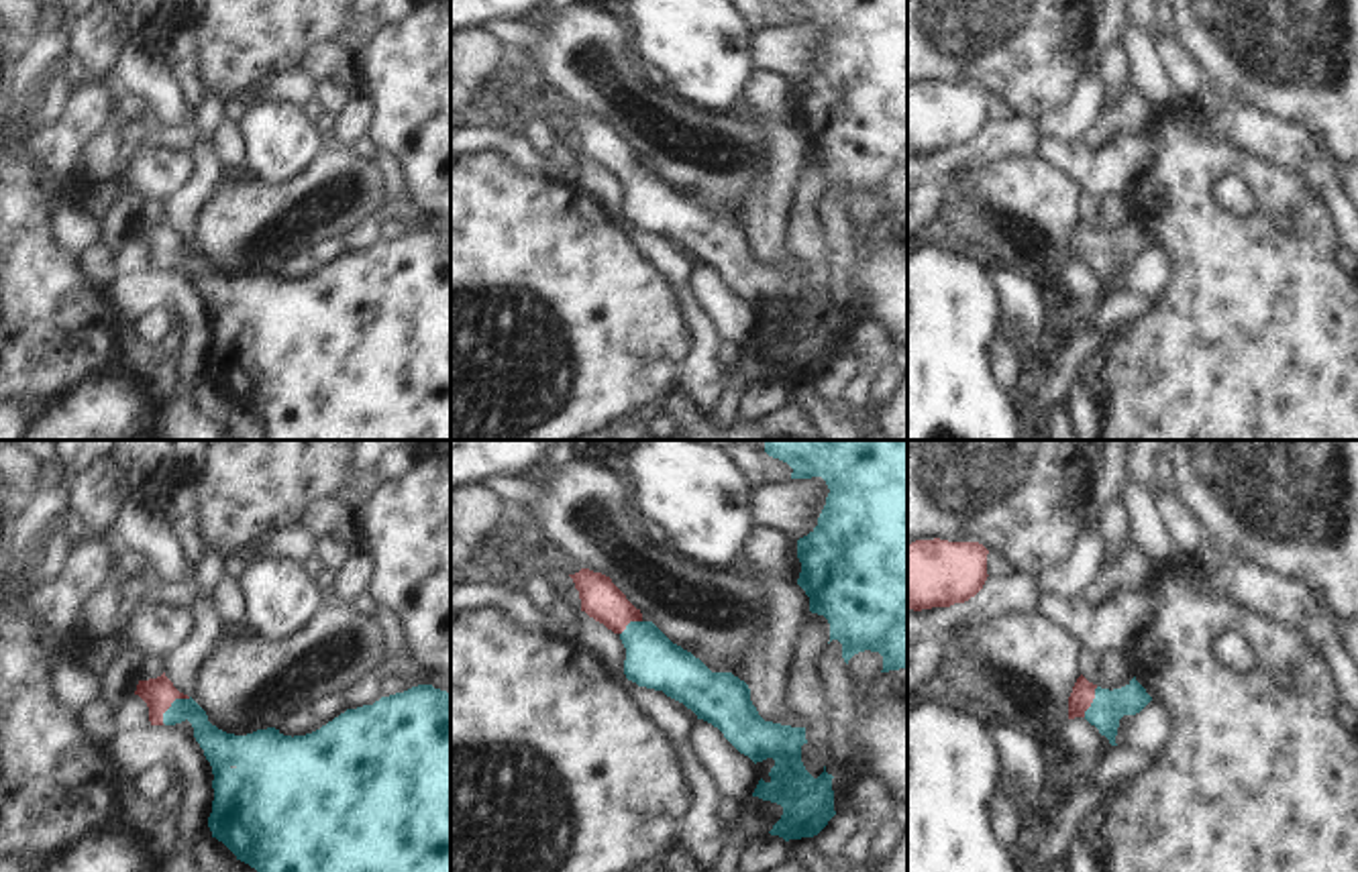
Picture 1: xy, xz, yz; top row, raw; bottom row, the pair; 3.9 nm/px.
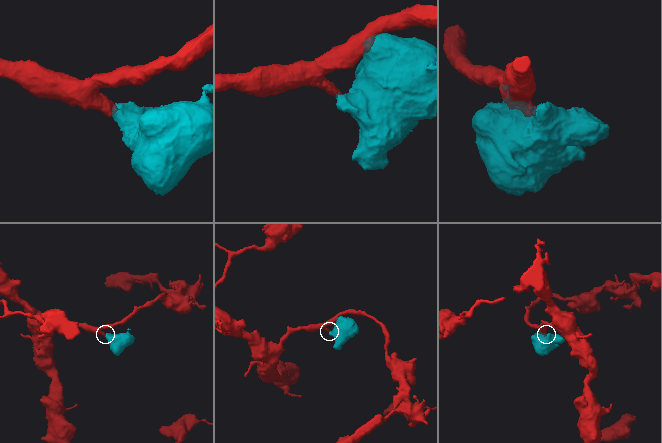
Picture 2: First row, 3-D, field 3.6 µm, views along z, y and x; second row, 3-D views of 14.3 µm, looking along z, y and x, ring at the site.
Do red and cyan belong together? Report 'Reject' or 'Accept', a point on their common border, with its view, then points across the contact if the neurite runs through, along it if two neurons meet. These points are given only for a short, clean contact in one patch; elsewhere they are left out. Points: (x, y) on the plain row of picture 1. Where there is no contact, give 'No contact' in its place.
Accept. Touches red at xy (172, 245). Path across: xy (158, 237), (172, 245), (184, 251), (217, 288).

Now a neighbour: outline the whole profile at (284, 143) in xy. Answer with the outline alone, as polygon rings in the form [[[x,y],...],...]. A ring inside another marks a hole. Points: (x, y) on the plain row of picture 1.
[[[265,102],[241,124],[249,143],[249,169],[269,185],[281,185],[308,171],[326,151],[326,134],[302,108]]]

